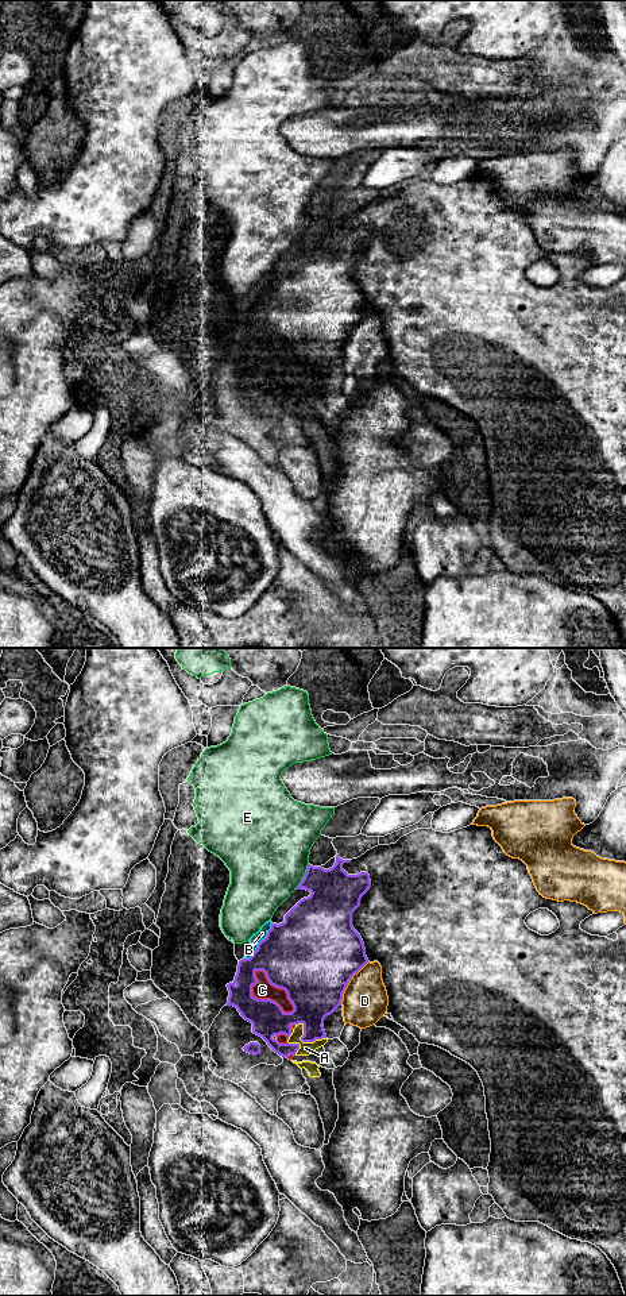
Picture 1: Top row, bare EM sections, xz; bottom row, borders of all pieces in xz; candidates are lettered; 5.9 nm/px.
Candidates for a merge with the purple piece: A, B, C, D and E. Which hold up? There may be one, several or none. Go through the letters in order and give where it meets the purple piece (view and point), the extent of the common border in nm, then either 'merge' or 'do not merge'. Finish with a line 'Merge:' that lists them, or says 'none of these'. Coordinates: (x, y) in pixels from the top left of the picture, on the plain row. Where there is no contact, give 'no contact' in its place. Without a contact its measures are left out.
A: contact xz (302, 393); length 200 nm; do not merge
B: contact xz (261, 293); length 280 nm; do not merge
C: contact xz (277, 339); length 340 nm; do not merge
D: contact xz (348, 334); length 300 nm; do not merge
E: contact xz (304, 228); length 180 nm; do not merge
Merge: none of these

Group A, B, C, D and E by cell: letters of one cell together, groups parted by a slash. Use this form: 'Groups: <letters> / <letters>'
Groups: A B C / D / E

